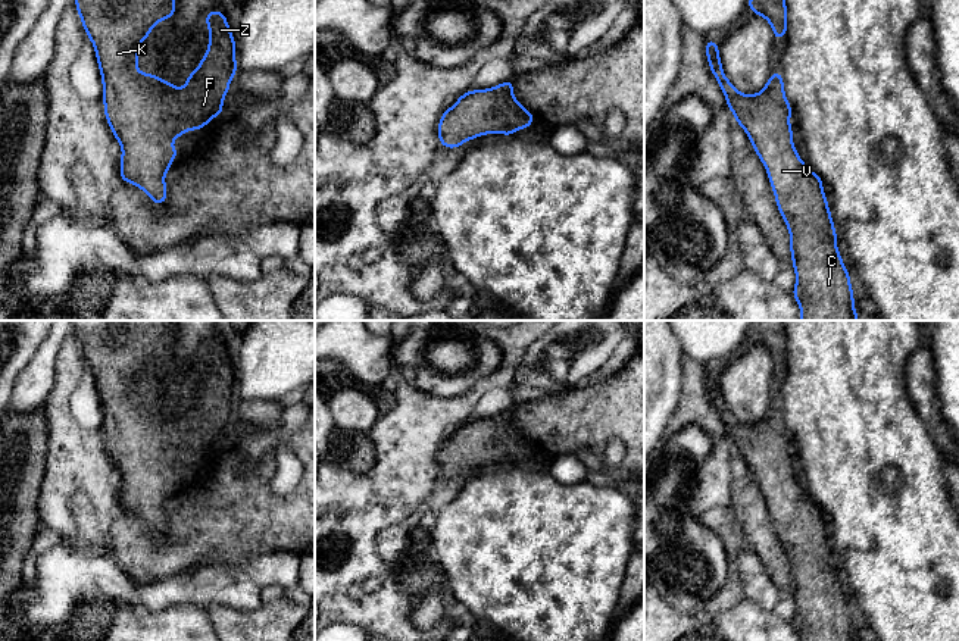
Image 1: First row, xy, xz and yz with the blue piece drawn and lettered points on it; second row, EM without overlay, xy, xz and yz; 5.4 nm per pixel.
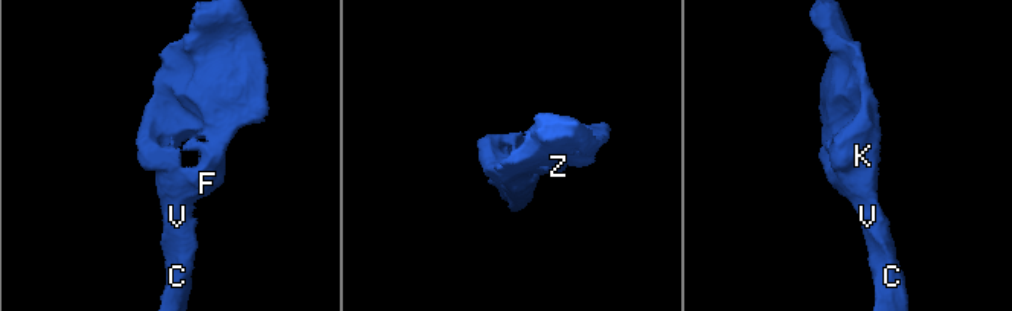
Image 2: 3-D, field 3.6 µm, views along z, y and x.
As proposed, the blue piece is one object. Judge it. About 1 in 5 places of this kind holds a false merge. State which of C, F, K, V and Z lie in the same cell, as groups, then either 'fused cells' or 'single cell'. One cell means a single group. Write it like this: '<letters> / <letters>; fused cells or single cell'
C F K V Z; single cell

